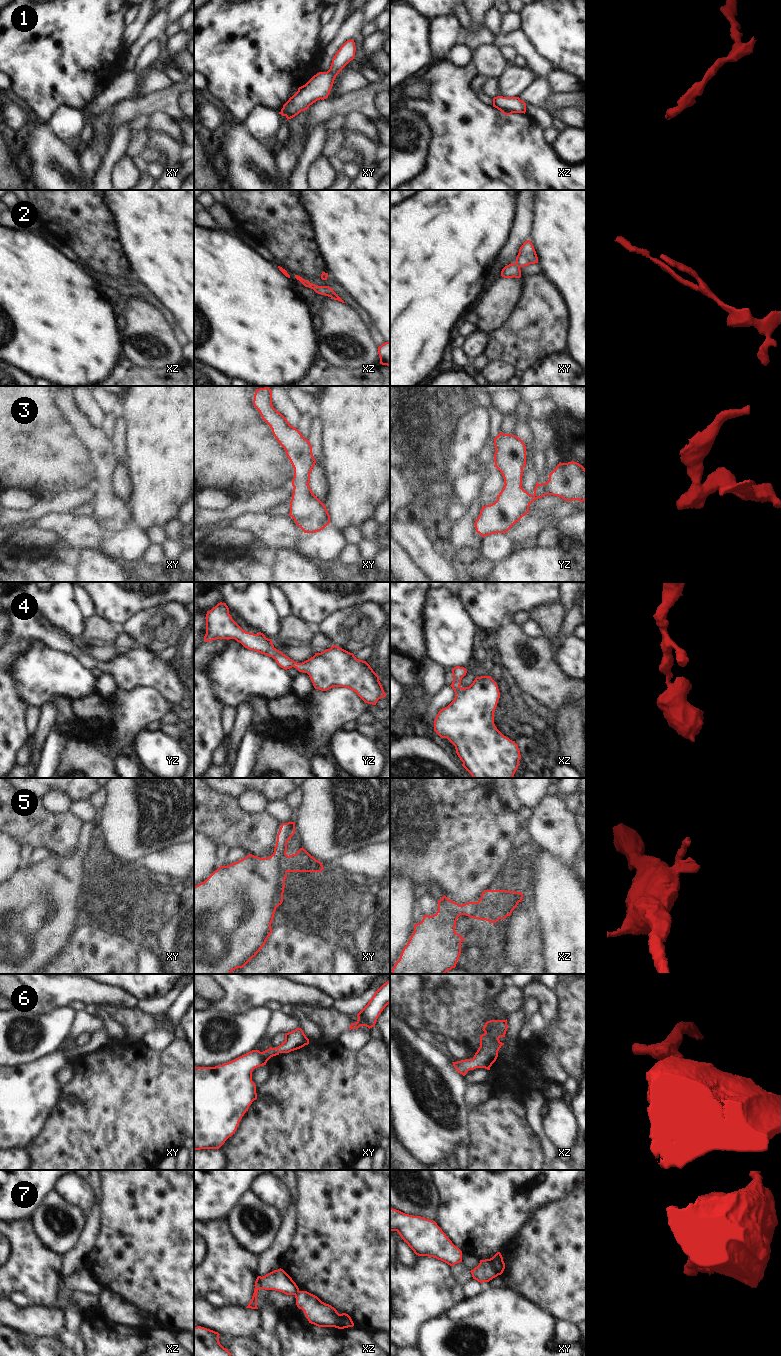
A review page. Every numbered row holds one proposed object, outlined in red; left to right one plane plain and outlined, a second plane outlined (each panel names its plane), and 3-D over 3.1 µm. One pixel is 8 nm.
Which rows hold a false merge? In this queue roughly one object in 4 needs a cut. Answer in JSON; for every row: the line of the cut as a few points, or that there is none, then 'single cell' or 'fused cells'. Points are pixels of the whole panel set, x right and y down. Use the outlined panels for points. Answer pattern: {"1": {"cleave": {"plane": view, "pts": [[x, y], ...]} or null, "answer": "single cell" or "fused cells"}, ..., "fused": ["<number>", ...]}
{"1": {"cleave": null, "answer": "single cell"}, "2": {"cleave": null, "answer": "single cell"}, "3": {"cleave": null, "answer": "single cell"}, "4": {"cleave": null, "answer": "single cell"}, "5": {"cleave": {"plane": "xy", "pts": [[286, 850], [279, 863], [286, 872]]}, "answer": "fused cells"}, "6": {"cleave": null, "answer": "single cell"}, "7": {"cleave": {"plane": "xy", "pts": [[489, 1259], [498, 1274]]}, "answer": "fused cells"}, "fused": ["5", "7"]}

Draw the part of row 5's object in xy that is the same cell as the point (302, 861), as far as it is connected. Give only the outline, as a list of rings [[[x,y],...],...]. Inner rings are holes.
[[[303,847],[295,854],[281,858],[279,865],[286,872],[321,872],[322,863],[311,856]]]

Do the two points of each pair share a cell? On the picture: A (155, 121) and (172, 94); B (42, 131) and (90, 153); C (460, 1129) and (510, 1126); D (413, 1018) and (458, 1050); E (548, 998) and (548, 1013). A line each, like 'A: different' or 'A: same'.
A: different
B: different
C: different
D: different
E: same

